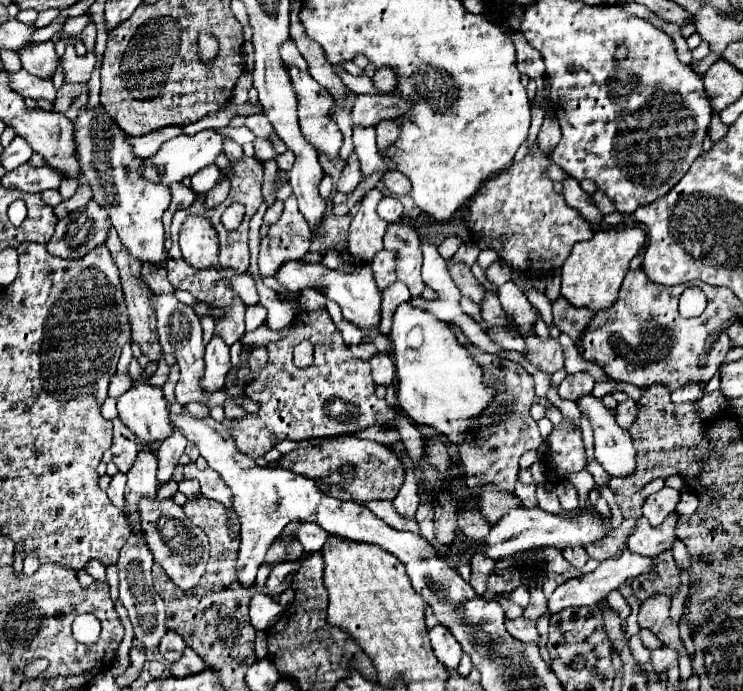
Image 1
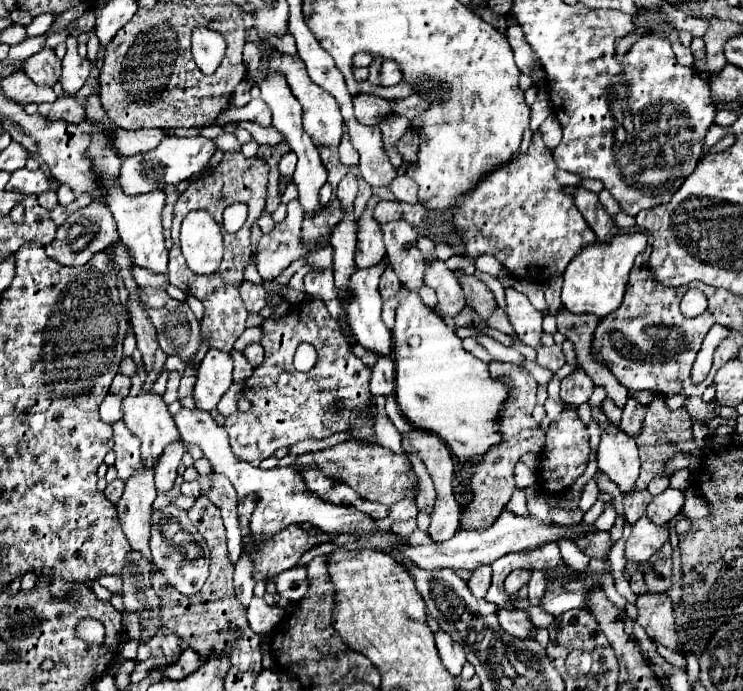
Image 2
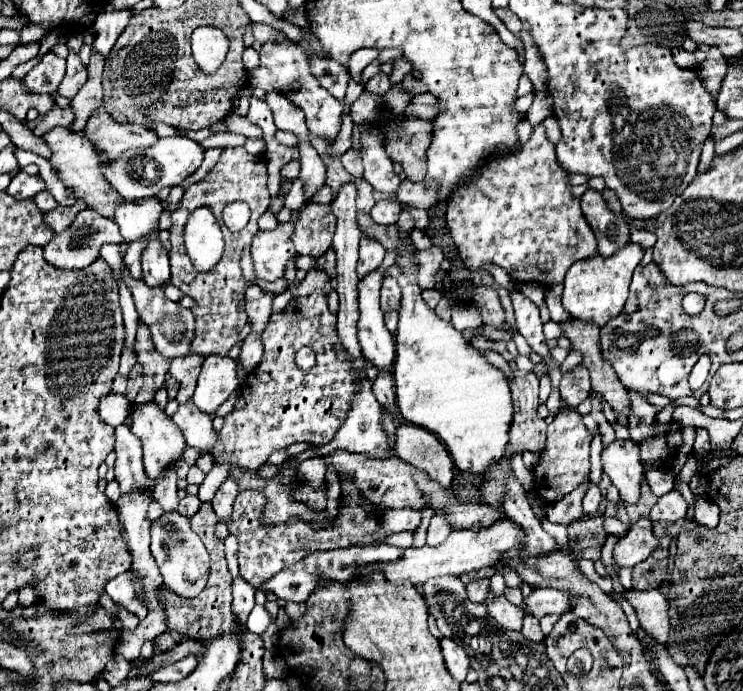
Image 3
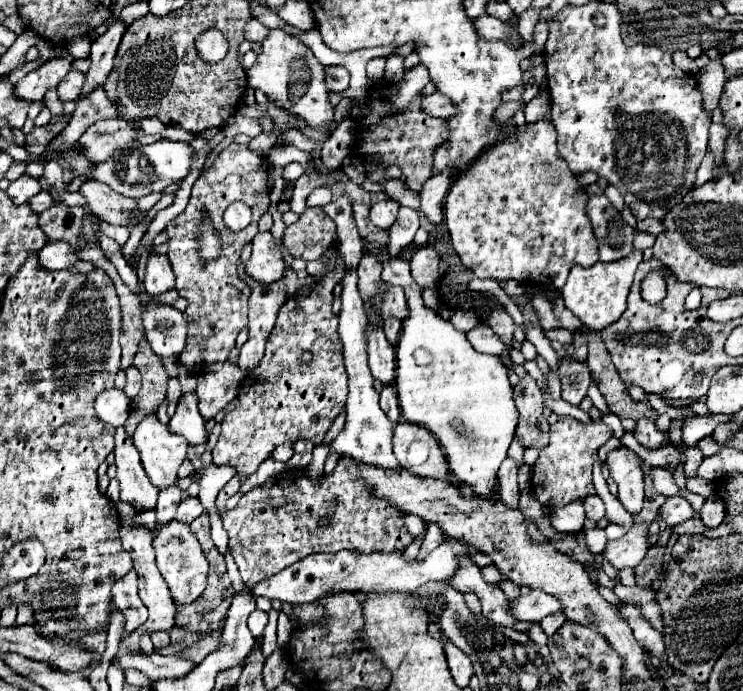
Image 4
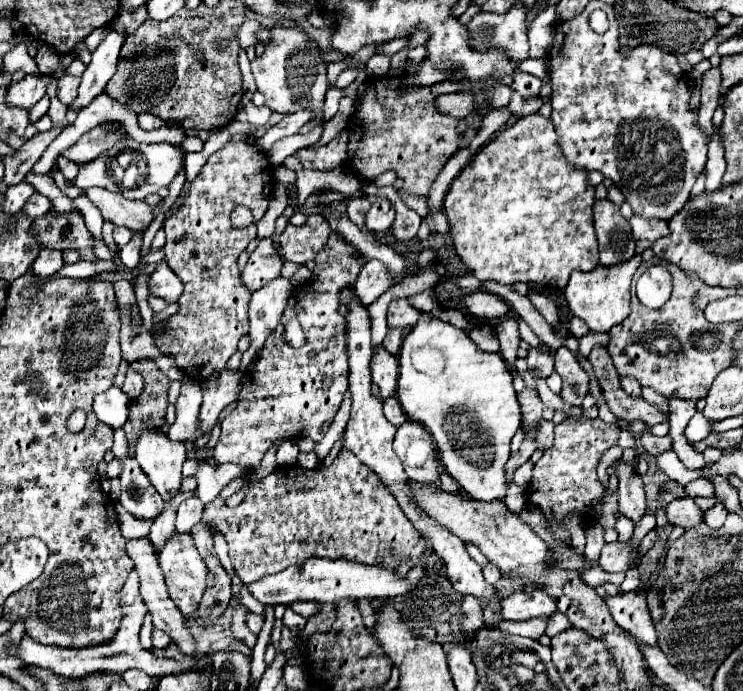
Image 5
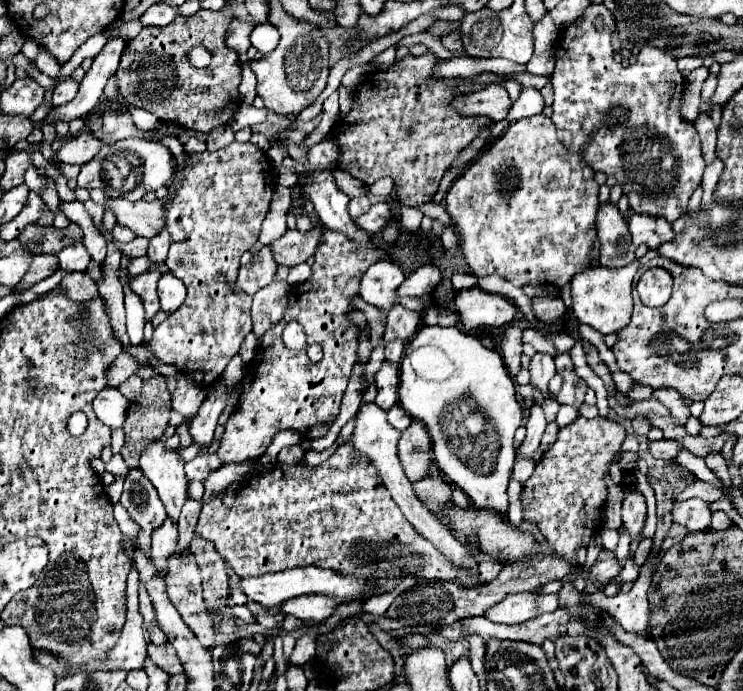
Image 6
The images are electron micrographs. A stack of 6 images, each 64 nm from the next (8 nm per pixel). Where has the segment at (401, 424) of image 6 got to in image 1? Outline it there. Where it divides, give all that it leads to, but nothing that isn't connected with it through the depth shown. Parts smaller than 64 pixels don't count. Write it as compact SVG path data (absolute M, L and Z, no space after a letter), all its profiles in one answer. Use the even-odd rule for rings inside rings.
M376 354L368 362L372 366L372 378L376 384L390 386L394 382L394 362L390 360L390 356Z

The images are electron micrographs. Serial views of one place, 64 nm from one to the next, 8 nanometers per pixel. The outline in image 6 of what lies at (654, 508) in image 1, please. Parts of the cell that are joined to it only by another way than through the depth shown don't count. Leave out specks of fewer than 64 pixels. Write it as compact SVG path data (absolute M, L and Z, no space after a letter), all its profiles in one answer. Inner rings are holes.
M692 498L692 500L684 500L684 502L674 502L672 508L672 520L676 524L686 526L688 530L706 530L710 528L710 508L706 502Z

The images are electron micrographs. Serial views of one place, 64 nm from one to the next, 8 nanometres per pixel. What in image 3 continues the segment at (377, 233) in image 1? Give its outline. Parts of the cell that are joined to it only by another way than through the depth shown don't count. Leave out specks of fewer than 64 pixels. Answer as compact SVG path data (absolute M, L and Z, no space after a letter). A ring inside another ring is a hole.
M362 234L362 238L360 238L358 276L364 276L364 274L368 274L370 270L376 270L376 268L382 264L384 254L386 254L386 250L384 250L384 246L382 246L378 240L374 240L374 238Z

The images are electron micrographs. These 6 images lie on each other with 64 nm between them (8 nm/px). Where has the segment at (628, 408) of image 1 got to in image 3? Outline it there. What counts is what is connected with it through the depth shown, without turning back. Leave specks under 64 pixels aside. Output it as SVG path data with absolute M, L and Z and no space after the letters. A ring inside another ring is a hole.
M630 392L630 416L628 416L628 432L634 442L644 440L648 434L656 434L656 430L650 428L658 408L648 404L644 394Z

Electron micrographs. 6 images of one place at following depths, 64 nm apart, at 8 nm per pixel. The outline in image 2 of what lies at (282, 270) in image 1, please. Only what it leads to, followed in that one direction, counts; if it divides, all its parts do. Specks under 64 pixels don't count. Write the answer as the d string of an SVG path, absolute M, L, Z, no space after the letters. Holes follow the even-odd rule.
M382 264L380 266L372 266L372 268L364 268L364 270L356 270L350 280L348 280L348 298L342 298L342 288L334 286L336 296L340 298L344 312L346 312L346 320L352 328L352 332L358 338L358 344L362 344L366 350L376 352L378 356L390 354L390 346L392 346L392 332L384 326L382 318L380 318L380 308L382 308L382 296L378 292L378 278L382 272Z

